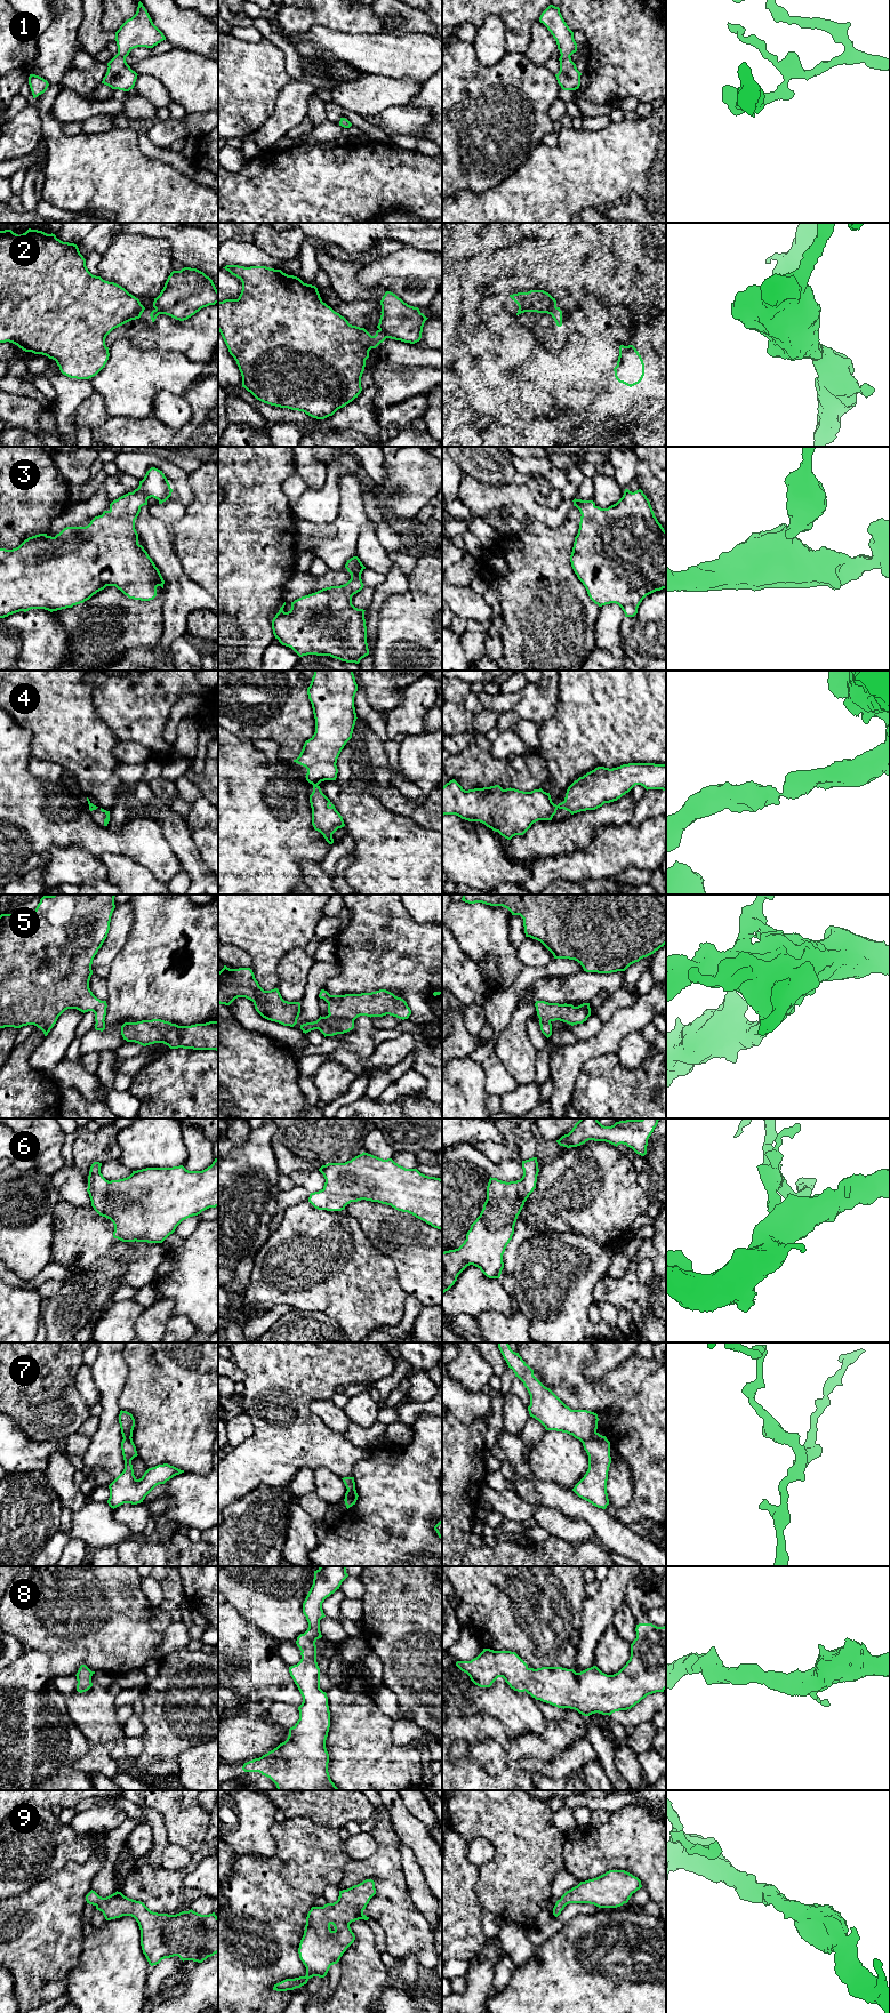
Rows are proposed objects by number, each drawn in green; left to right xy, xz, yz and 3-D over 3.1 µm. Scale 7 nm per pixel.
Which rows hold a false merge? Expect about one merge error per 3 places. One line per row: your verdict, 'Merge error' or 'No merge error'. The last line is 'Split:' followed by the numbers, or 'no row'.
1: No merge error
2: Merge error
3: No merge error
4: No merge error
5: No merge error
6: No merge error
7: Merge error
8: No merge error
9: No merge error
Split: 2, 7

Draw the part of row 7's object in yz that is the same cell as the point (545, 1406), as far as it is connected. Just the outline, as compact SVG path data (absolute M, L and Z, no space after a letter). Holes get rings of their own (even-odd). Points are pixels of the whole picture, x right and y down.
M497 1342L510 1369L513 1370L530 1395L528 1411L546 1430L556 1430L572 1435L582 1443L590 1439L598 1429L598 1414L587 1410L571 1410L550 1388L535 1376L534 1370L519 1353L511 1349L508 1342Z

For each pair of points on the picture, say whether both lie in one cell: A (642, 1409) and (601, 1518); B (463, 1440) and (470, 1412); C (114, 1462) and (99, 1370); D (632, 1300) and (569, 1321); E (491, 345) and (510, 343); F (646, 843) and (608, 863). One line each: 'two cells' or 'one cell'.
A: two cells
B: two cells
C: one cell
D: two cells
E: two cells
F: one cell

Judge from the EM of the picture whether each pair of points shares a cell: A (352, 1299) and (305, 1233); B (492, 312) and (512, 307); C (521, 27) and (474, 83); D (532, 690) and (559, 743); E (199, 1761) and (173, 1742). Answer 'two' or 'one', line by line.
A: one
B: two
C: two
D: two
E: two

